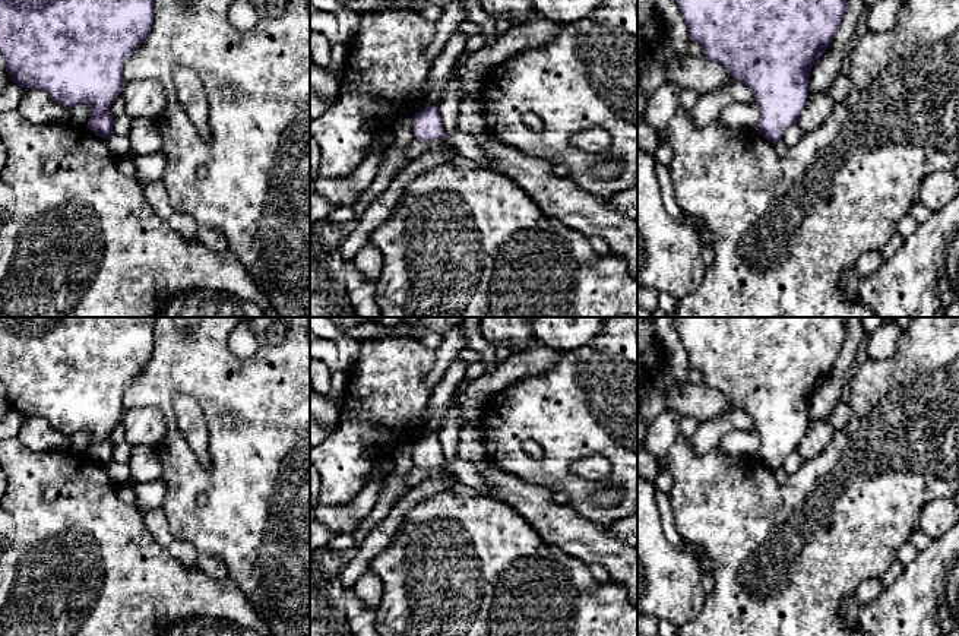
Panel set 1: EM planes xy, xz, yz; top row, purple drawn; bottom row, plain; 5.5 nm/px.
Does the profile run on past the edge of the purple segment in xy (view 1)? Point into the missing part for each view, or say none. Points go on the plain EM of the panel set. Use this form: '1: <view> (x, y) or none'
1: none

